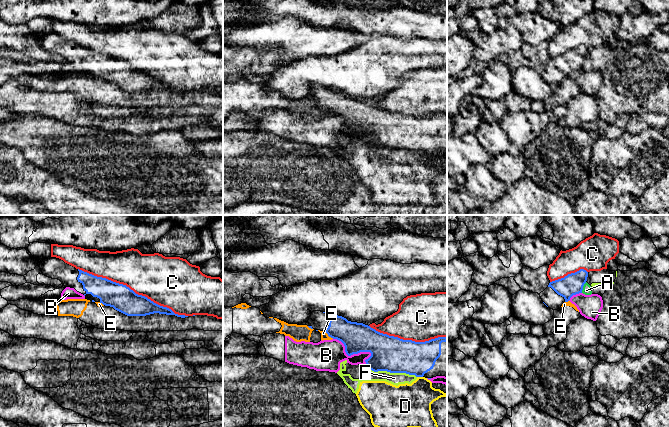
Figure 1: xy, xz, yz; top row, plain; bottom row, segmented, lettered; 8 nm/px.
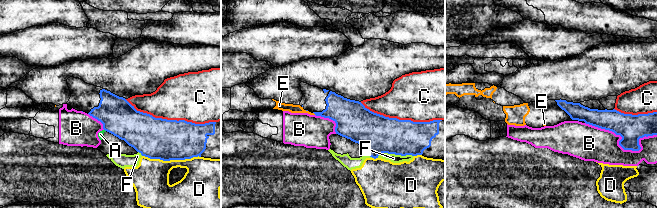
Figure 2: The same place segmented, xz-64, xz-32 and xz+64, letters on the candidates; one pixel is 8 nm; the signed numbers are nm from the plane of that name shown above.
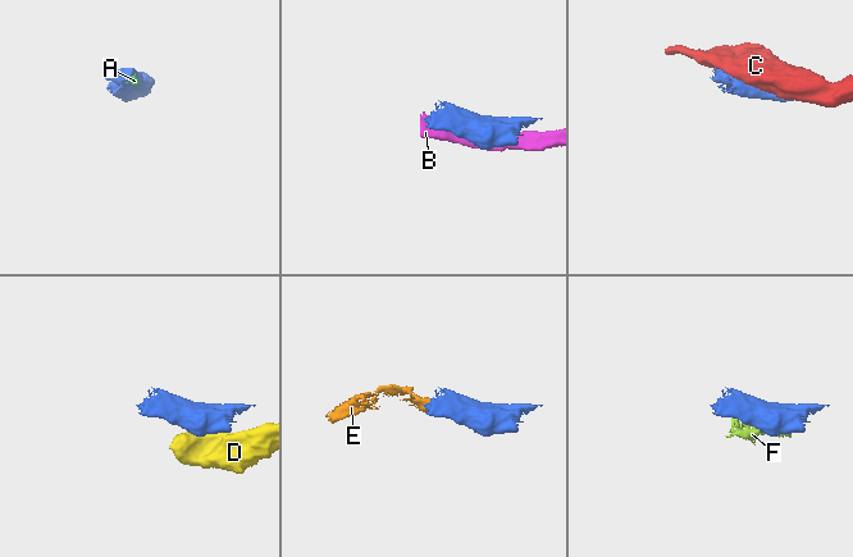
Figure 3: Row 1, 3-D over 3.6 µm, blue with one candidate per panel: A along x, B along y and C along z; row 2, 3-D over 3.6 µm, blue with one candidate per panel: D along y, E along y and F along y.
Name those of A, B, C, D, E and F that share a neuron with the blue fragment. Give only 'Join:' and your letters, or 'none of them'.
Join: none of them

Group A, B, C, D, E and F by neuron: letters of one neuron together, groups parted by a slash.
A D F / B / C / E

